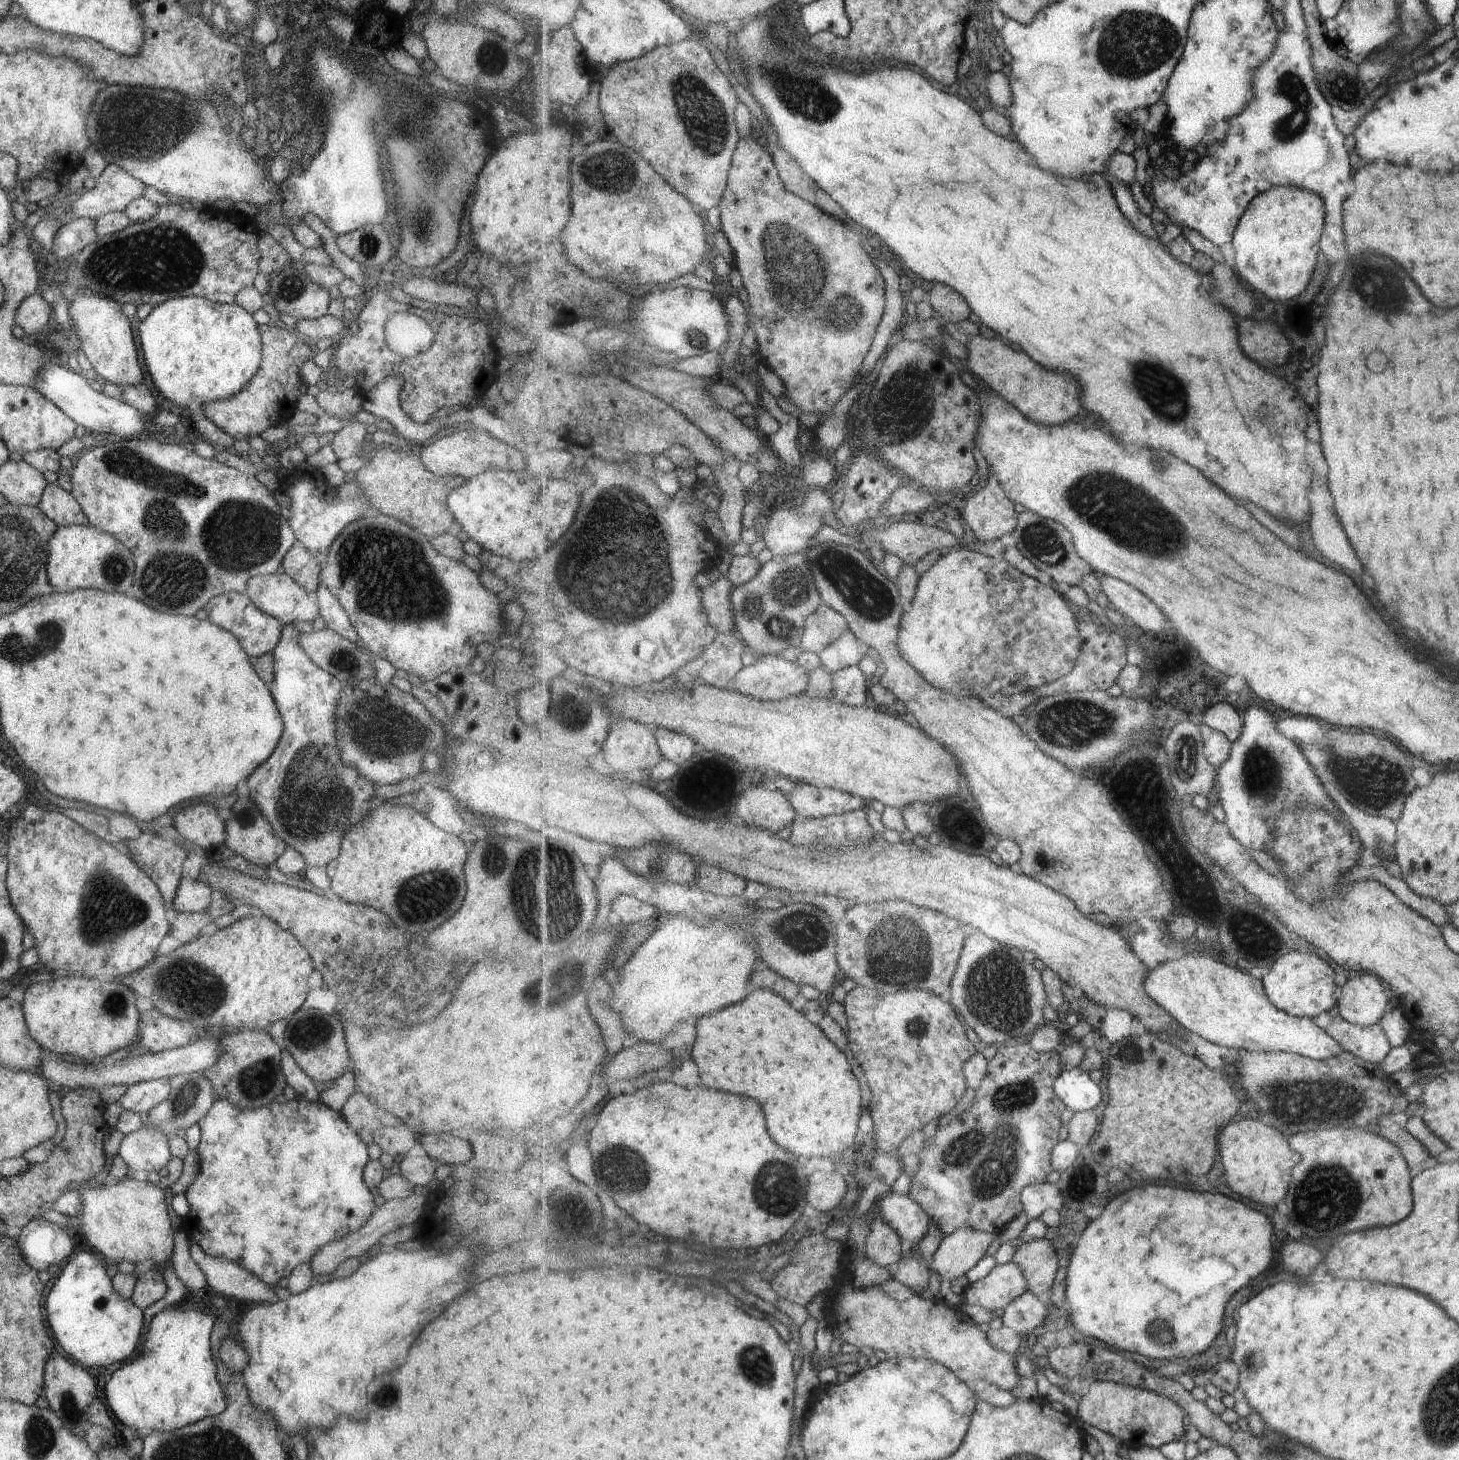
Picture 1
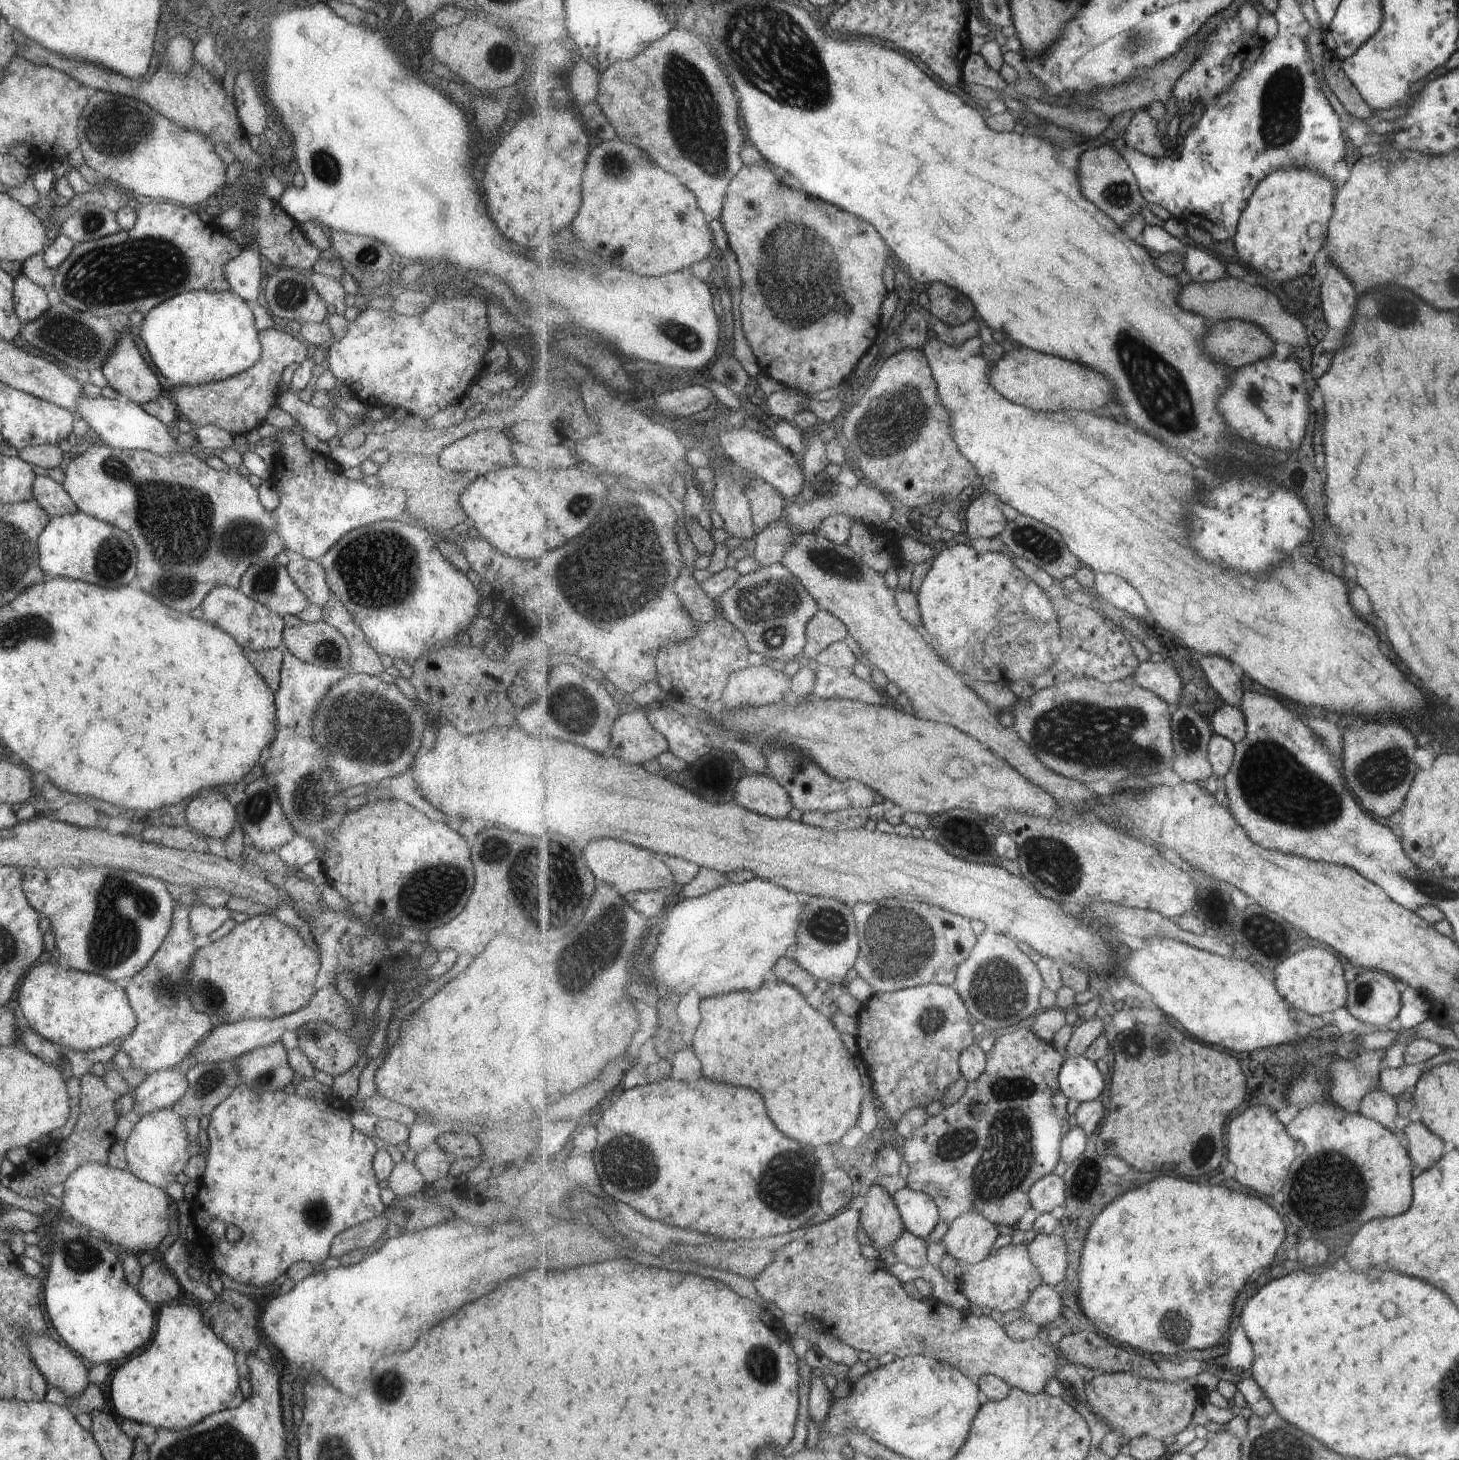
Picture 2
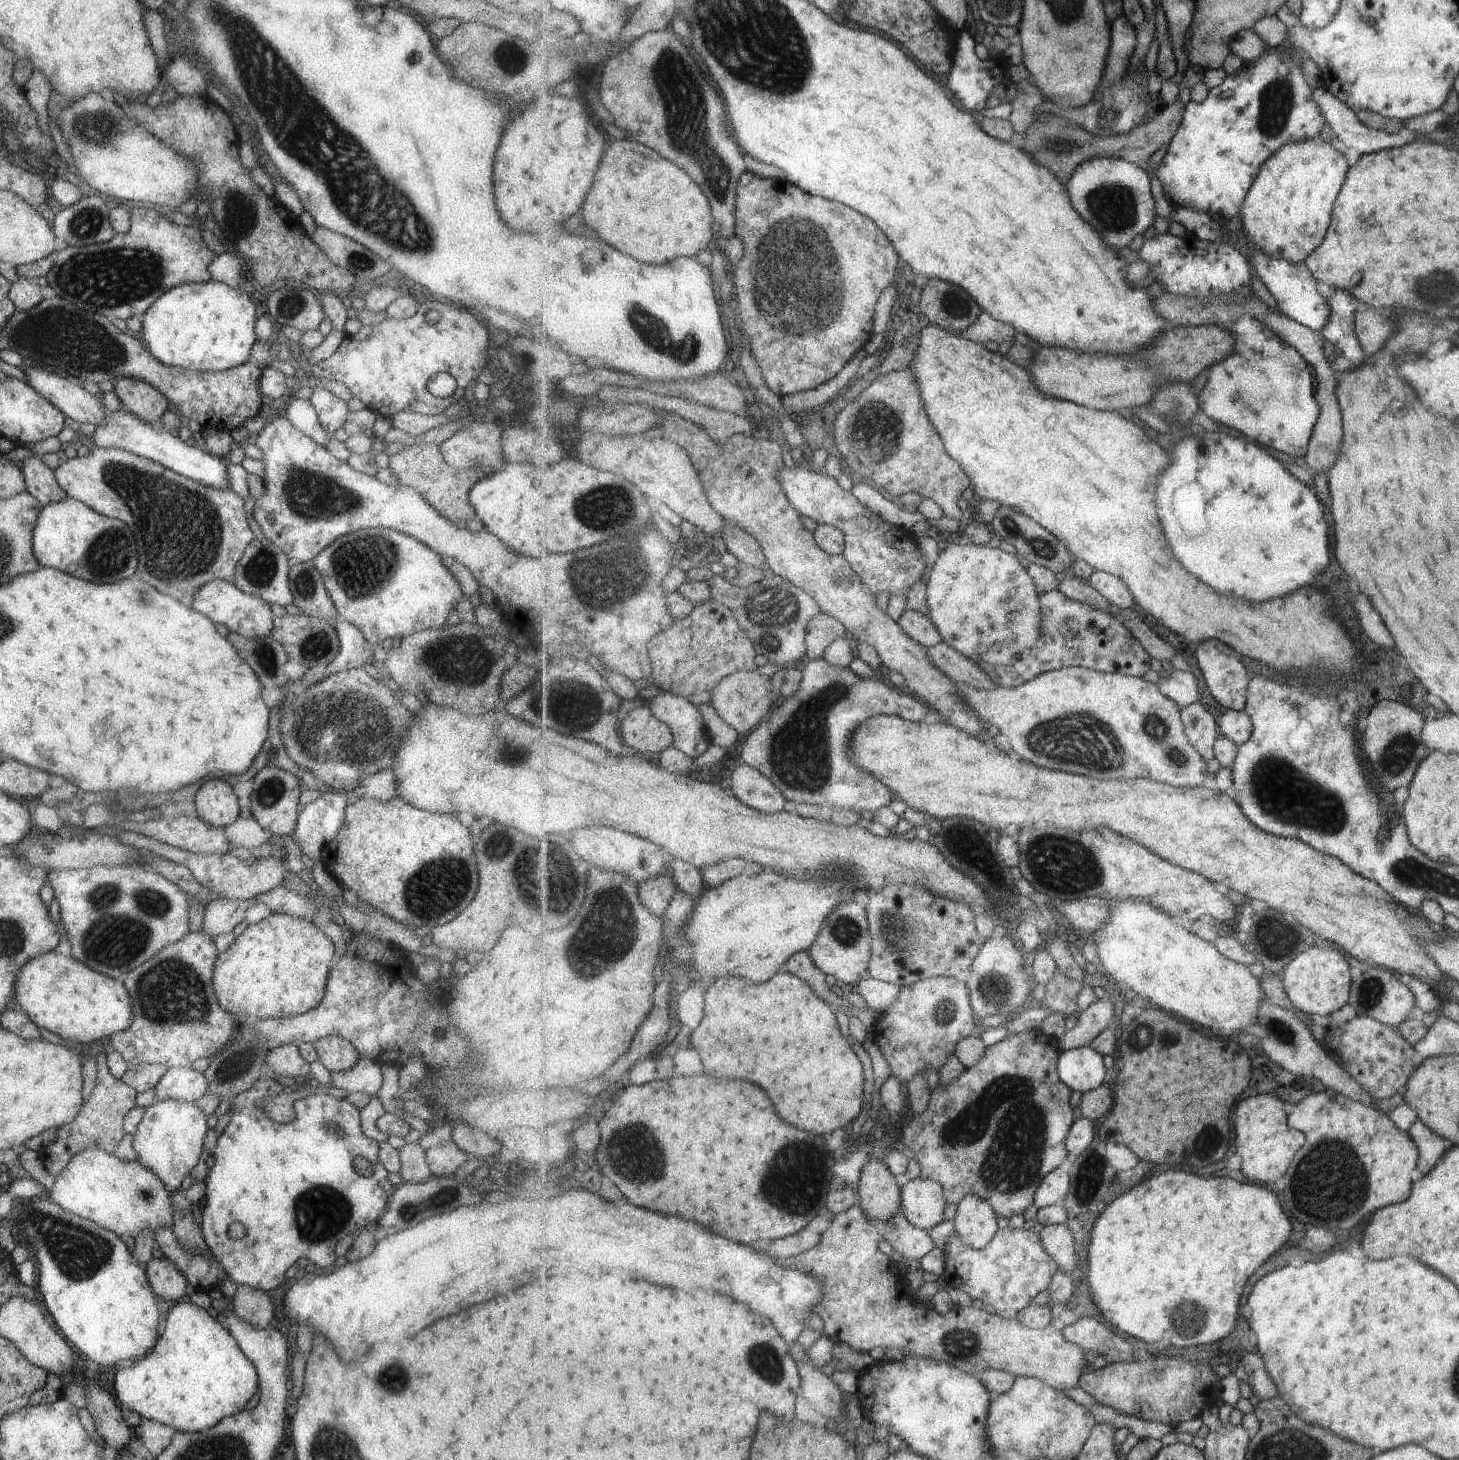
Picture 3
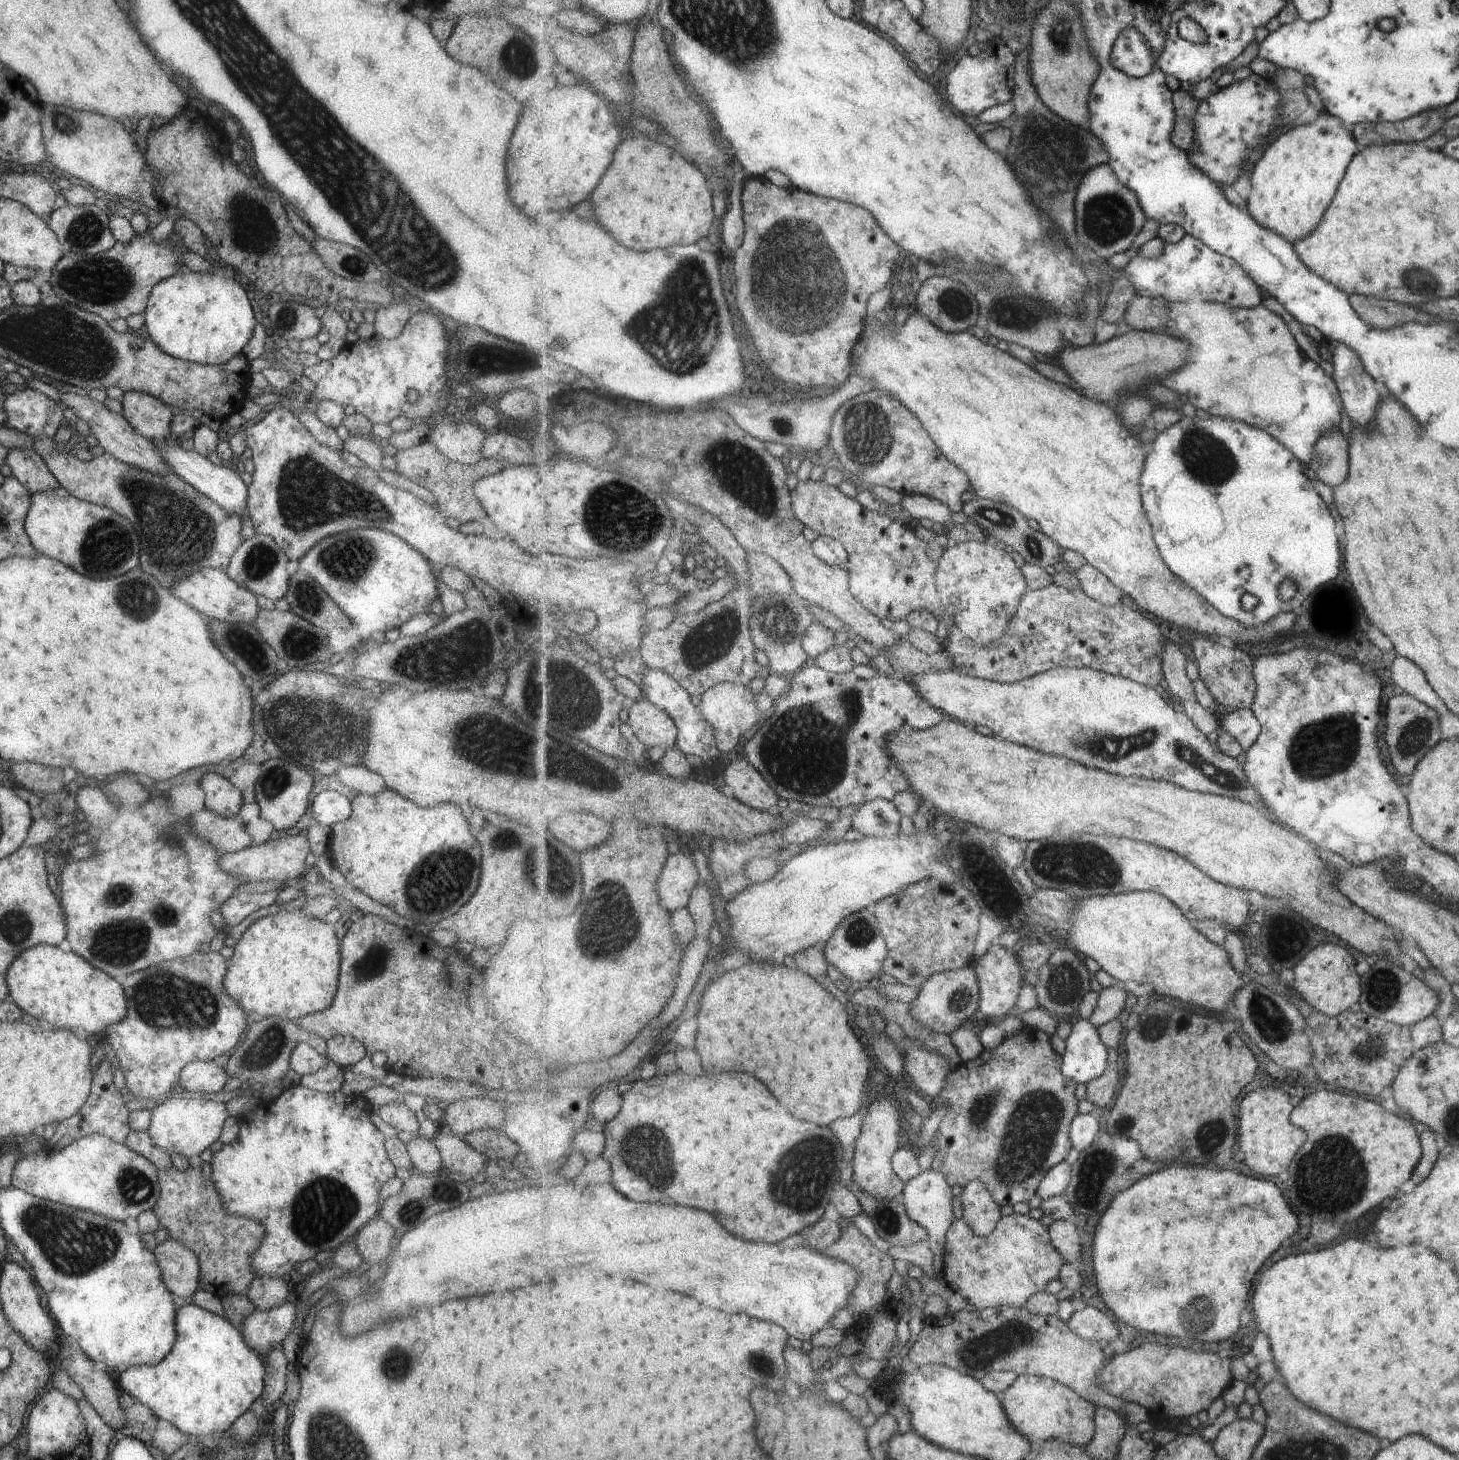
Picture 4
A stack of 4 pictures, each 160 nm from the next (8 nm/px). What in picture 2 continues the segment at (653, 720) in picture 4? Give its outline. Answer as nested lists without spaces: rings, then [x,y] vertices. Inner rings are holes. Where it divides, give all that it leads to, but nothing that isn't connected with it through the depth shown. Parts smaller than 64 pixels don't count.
[[[630,709],[615,722],[612,732],[613,752],[625,762],[643,765],[670,751],[665,738],[649,720],[648,713]]]

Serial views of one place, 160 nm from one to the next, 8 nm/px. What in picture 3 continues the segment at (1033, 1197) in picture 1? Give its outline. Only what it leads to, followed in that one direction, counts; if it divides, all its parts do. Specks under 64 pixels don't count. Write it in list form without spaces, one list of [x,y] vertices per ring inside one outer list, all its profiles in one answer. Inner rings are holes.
[[[1061,1166],[1052,1170],[1041,1182],[1034,1204],[1037,1209],[1061,1204],[1068,1197],[1070,1190],[1070,1174],[1067,1171],[1067,1166]]]

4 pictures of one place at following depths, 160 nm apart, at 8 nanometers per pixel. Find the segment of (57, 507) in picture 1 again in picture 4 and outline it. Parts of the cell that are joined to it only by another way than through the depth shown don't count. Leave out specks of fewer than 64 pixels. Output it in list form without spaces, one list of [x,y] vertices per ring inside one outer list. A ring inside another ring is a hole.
[[[11,448],[5,455],[4,463],[10,468],[11,476],[17,479],[31,495],[60,486],[39,453],[33,449]]]

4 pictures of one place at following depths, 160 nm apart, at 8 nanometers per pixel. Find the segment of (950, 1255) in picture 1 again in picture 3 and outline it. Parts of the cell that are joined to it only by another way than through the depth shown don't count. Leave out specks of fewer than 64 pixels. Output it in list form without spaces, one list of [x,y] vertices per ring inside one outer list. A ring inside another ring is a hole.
[[[966,1196],[960,1202],[953,1220],[956,1234],[965,1246],[983,1250],[1000,1232],[997,1226],[997,1216],[993,1207],[981,1197]]]

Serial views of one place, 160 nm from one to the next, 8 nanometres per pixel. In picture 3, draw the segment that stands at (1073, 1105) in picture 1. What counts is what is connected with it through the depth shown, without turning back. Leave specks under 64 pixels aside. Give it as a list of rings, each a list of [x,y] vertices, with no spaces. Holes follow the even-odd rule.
[[[1091,1045],[1063,1050],[1060,1054],[1058,1073],[1060,1079],[1072,1090],[1082,1094],[1105,1085],[1107,1068],[1105,1058]]]

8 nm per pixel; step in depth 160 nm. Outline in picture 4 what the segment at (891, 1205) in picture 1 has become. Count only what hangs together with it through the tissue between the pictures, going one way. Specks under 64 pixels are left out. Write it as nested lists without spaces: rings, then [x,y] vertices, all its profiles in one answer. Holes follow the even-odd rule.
[[[929,1169],[923,1171],[919,1176],[908,1180],[904,1186],[904,1193],[900,1197],[905,1203],[911,1220],[923,1225],[929,1233],[929,1245],[934,1252],[936,1269],[942,1274],[945,1270],[944,1256],[947,1254],[946,1242],[948,1241],[949,1229],[954,1225],[956,1213],[954,1212],[953,1190],[944,1174]]]

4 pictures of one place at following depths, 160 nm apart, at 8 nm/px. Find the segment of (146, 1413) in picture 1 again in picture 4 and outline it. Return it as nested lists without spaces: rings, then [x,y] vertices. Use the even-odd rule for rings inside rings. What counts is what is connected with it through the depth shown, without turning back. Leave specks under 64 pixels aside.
[[[188,1301],[176,1309],[174,1331],[175,1338],[171,1350],[159,1362],[121,1369],[118,1378],[119,1388],[127,1390],[131,1397],[149,1408],[158,1419],[166,1420],[179,1432],[191,1438],[227,1431],[255,1399],[263,1396],[263,1376],[266,1376],[264,1364],[245,1344],[240,1331],[225,1317],[203,1310],[192,1302]]]

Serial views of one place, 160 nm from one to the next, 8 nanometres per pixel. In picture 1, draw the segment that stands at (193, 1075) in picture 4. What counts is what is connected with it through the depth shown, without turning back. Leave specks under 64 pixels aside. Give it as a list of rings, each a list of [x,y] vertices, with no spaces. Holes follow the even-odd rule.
[[[166,1077],[137,1082],[126,1088],[119,1098],[119,1104],[125,1111],[139,1115],[141,1112],[149,1111],[167,1098],[167,1094],[171,1090],[169,1079]]]

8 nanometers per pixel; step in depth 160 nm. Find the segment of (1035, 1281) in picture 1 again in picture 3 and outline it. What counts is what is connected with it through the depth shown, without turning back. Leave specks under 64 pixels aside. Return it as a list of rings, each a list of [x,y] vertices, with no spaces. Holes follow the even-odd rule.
[[[1049,1225],[1039,1233],[1045,1250],[1055,1259],[1058,1270],[1068,1275],[1075,1270],[1079,1258],[1075,1252],[1074,1234],[1068,1225]]]

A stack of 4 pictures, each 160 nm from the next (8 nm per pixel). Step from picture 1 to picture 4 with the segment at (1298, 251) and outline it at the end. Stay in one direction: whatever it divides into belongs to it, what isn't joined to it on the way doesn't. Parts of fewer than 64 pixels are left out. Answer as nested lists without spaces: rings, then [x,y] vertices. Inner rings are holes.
[[[1321,112],[1313,123],[1279,133],[1253,166],[1245,210],[1259,226],[1281,235],[1292,245],[1311,237],[1325,218],[1329,202],[1355,152],[1354,146],[1350,129],[1327,112]]]

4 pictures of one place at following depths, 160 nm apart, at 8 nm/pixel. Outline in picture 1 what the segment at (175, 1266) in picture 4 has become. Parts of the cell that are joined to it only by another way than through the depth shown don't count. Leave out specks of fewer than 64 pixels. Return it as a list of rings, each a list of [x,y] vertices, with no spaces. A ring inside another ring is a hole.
[[[154,1266],[147,1272],[143,1272],[137,1276],[134,1294],[130,1300],[139,1310],[143,1311],[164,1296],[166,1287],[162,1277],[163,1269],[163,1267]]]

